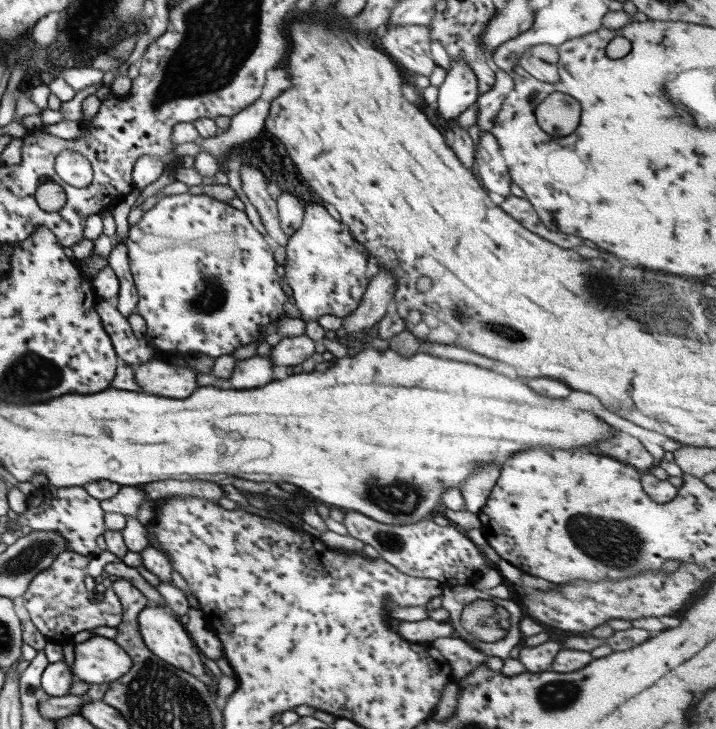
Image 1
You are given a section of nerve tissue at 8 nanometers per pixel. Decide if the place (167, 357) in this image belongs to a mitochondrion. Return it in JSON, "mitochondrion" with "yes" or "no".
{"mitochondrion":"no"}

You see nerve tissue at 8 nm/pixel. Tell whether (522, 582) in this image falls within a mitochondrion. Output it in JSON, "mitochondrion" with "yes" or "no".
{"mitochondrion":"no"}

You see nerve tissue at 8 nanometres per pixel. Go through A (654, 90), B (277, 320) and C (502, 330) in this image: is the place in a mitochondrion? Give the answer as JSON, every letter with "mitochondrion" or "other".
{"A":"mitochondrion","B":"other","C":"mitochondrion"}

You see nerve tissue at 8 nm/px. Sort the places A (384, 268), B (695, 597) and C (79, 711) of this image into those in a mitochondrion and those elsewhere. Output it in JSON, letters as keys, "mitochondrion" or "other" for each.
{"A":"other","B":"other","C":"other"}

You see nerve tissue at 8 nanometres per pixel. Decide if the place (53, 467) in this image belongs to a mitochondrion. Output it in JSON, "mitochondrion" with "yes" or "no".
{"mitochondrion":"no"}

